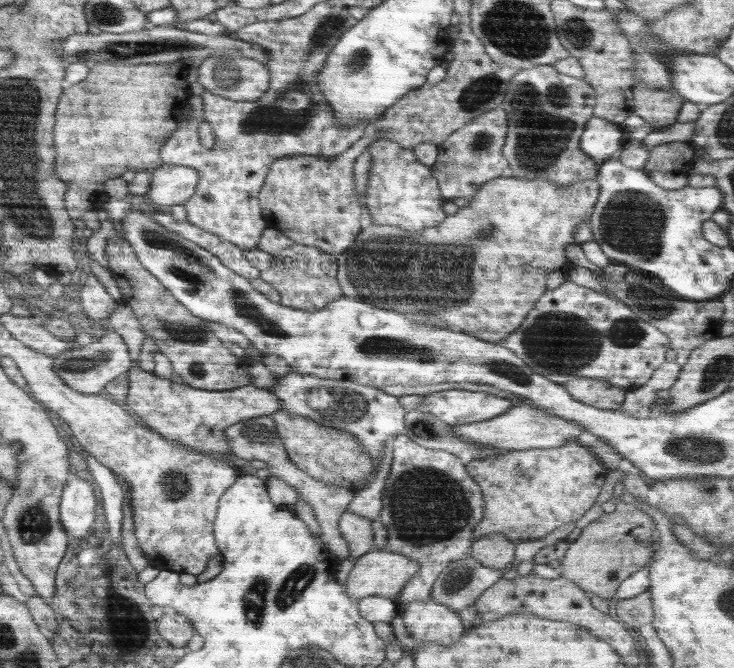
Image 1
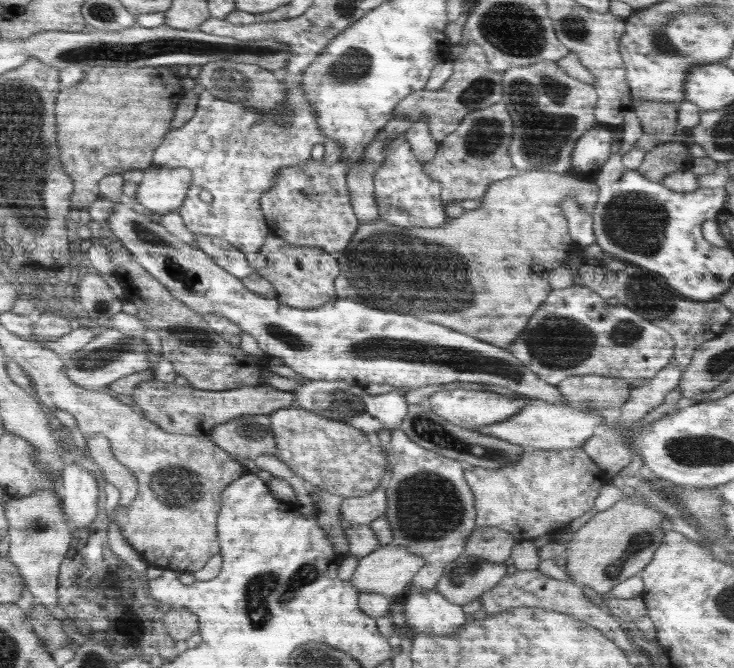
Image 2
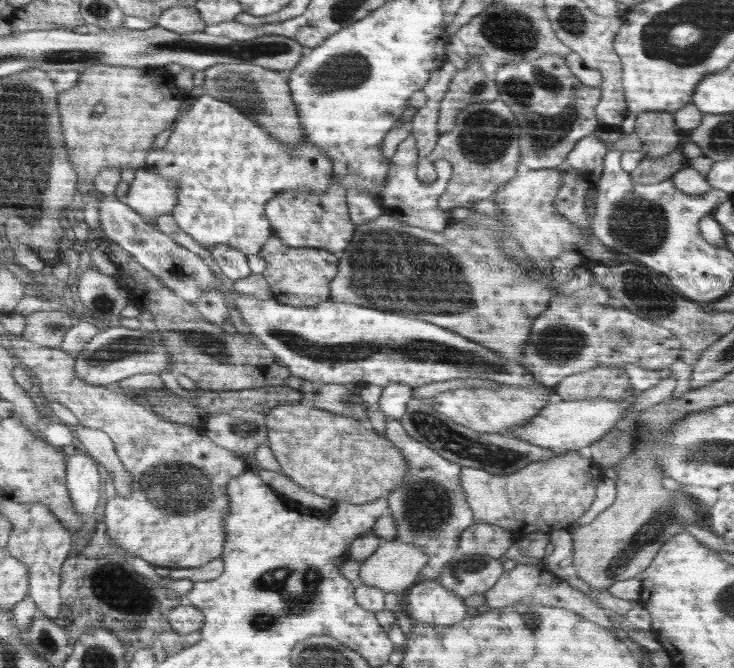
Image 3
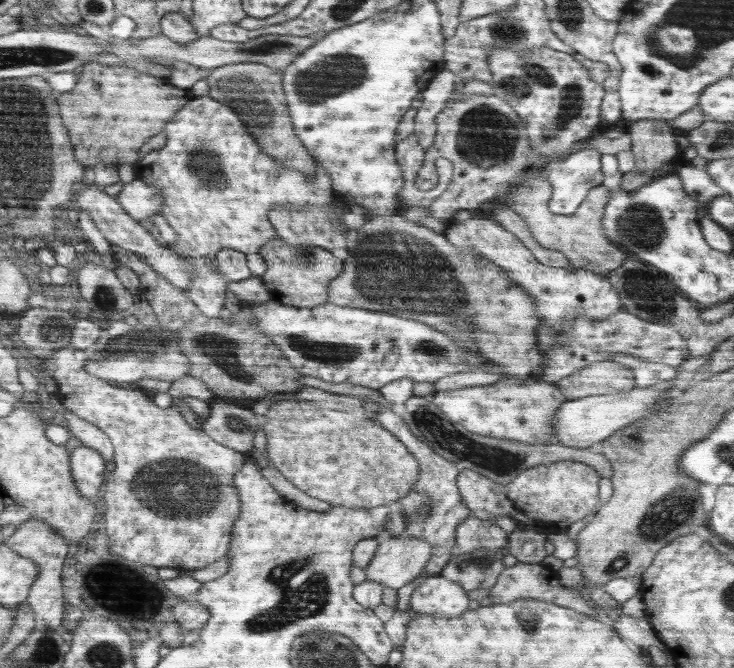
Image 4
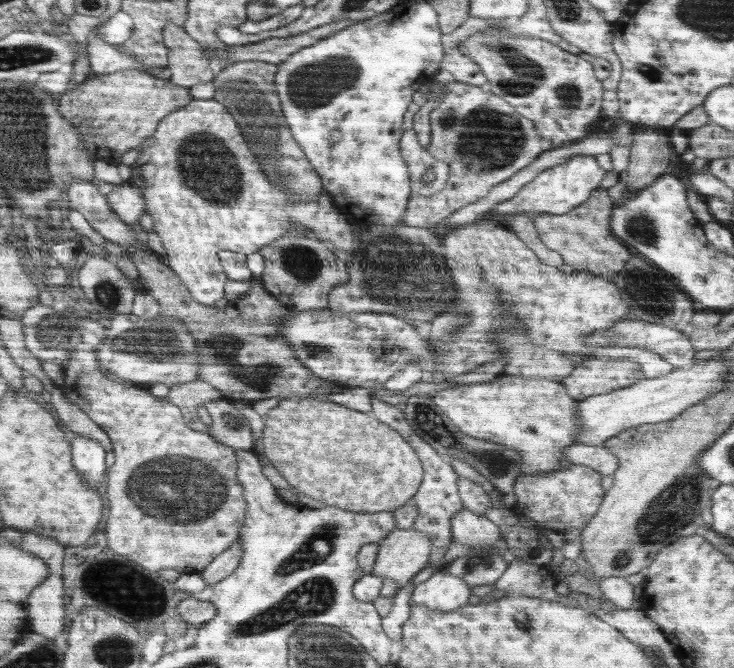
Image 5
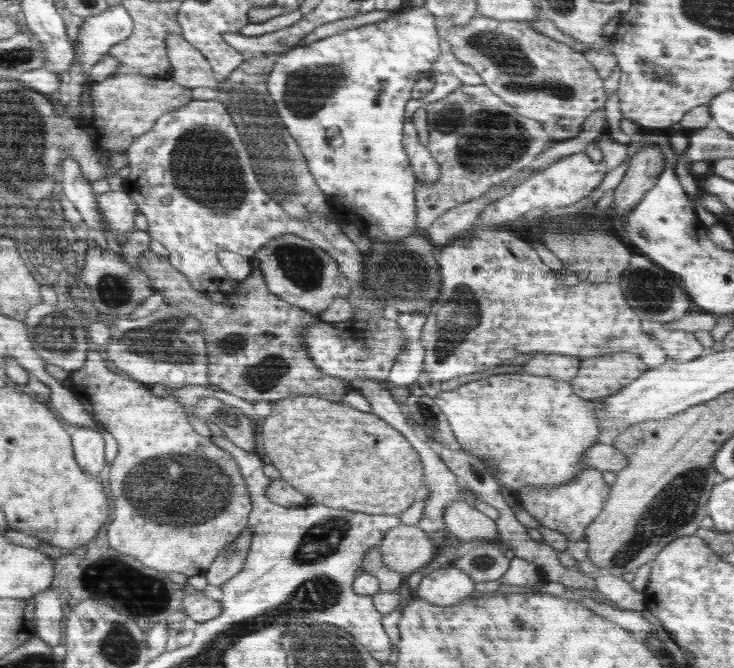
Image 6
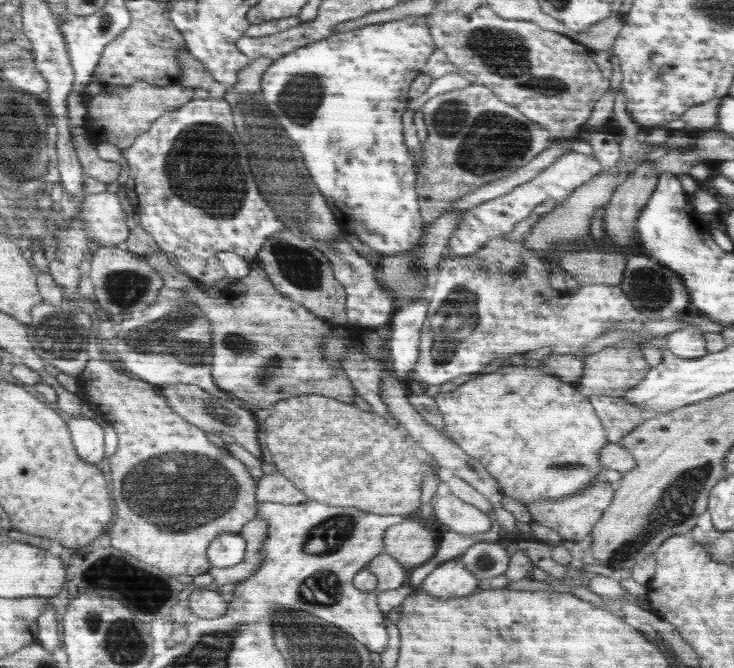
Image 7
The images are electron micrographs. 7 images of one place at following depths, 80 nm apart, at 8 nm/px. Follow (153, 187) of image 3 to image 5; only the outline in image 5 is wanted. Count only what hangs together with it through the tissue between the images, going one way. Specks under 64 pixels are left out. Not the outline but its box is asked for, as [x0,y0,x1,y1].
[106,185,146,225]

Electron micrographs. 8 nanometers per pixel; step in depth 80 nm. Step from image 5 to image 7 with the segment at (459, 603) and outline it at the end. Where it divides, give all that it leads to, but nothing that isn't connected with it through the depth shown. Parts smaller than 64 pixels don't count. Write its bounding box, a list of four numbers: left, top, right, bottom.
[418,557,479,600]

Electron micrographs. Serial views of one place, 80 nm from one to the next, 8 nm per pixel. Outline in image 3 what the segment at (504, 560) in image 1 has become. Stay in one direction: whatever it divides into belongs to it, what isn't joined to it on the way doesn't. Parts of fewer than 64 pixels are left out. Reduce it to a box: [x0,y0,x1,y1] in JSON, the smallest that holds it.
[458,522,514,558]

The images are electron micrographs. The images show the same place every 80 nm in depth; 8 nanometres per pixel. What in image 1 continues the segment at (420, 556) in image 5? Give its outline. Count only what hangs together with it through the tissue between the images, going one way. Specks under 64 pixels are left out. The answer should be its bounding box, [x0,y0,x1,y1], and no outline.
[344,548,419,601]

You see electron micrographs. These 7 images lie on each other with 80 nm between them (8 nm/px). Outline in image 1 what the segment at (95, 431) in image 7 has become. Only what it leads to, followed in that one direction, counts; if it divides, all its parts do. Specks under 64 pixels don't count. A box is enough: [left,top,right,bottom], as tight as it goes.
[59,474,96,538]

